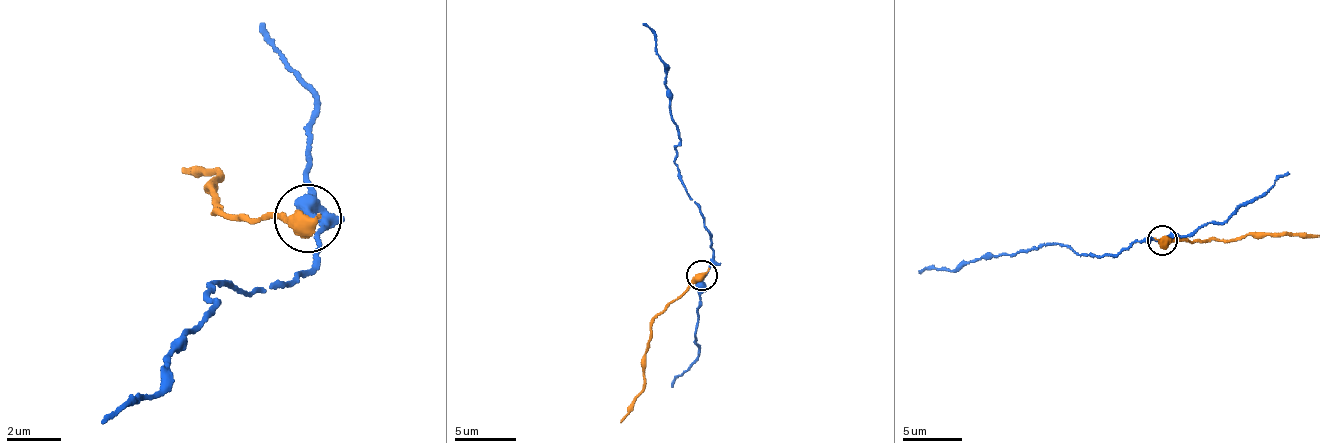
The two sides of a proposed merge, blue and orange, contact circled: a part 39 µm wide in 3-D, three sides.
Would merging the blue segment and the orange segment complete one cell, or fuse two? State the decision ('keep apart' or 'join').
keep apart

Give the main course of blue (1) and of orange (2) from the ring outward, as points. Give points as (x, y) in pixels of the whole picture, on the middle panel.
1: (703, 276), (710, 233), (673, 162), (679, 127), (672, 121), (666, 63), (656, 33), (643, 22)
2: (703, 276), (650, 327), (645, 354), (645, 390), (620, 423)

